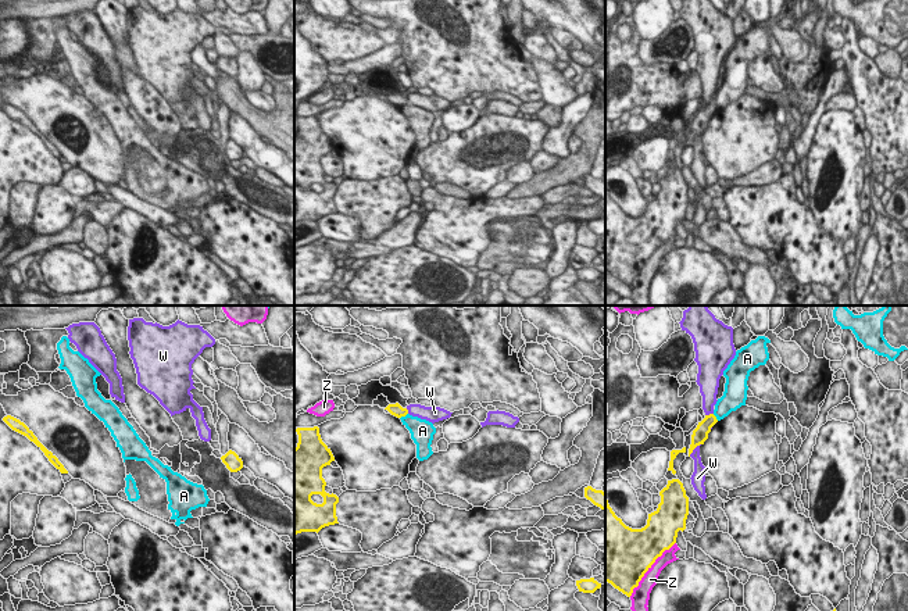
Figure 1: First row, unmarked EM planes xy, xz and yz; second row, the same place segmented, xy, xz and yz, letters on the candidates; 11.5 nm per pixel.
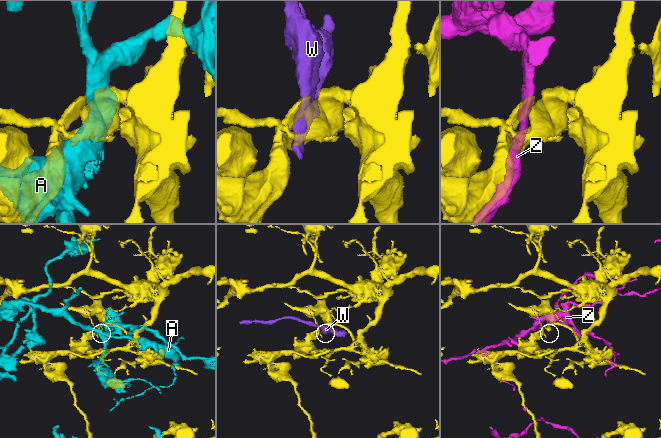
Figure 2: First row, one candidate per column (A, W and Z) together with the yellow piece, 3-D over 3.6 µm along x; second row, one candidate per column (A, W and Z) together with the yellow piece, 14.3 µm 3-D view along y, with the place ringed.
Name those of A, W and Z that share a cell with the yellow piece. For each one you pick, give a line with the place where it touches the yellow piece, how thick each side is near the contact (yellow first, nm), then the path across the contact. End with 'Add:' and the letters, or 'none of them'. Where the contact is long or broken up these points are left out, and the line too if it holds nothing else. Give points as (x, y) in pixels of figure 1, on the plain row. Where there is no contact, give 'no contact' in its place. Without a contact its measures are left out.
Add: none of them

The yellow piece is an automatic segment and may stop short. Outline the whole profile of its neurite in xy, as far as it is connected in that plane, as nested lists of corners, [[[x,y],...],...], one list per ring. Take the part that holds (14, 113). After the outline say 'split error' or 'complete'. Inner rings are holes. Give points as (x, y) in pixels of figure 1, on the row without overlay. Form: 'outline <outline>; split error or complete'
outline [[[7,104],[3,107],[3,110],[15,121],[26,125],[31,131],[33,131],[43,142],[44,144],[49,147],[49,150],[61,161],[61,162],[68,162],[68,160],[64,157],[64,154],[58,150],[58,147],[49,140],[39,129],[37,126],[33,124],[33,121],[19,108]]]; complete

